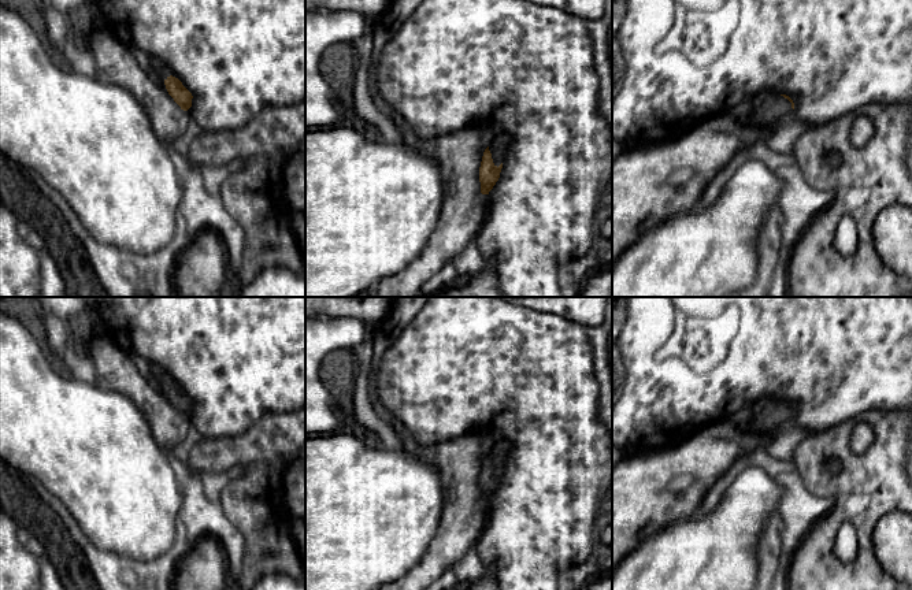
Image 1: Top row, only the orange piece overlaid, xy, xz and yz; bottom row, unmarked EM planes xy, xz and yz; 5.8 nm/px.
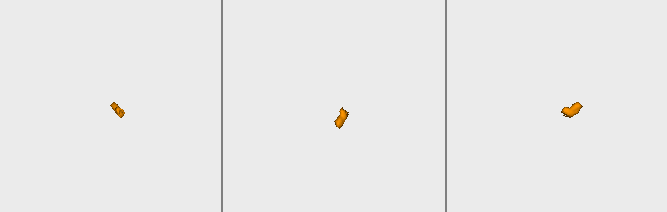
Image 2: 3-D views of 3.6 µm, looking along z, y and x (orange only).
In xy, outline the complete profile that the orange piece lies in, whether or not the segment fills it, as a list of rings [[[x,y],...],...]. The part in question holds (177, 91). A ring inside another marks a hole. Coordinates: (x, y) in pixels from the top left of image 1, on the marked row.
[[[170,75],[164,79],[166,89],[181,110],[188,111],[192,107],[192,93],[182,85],[182,82]]]

